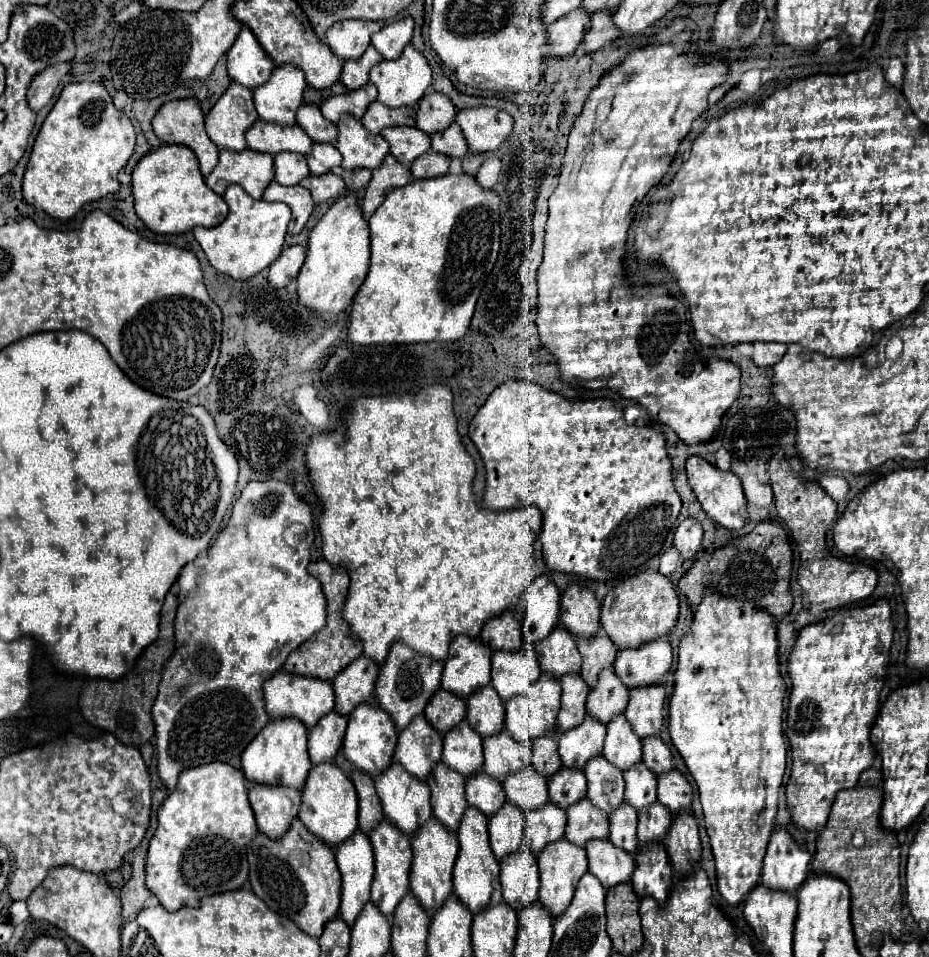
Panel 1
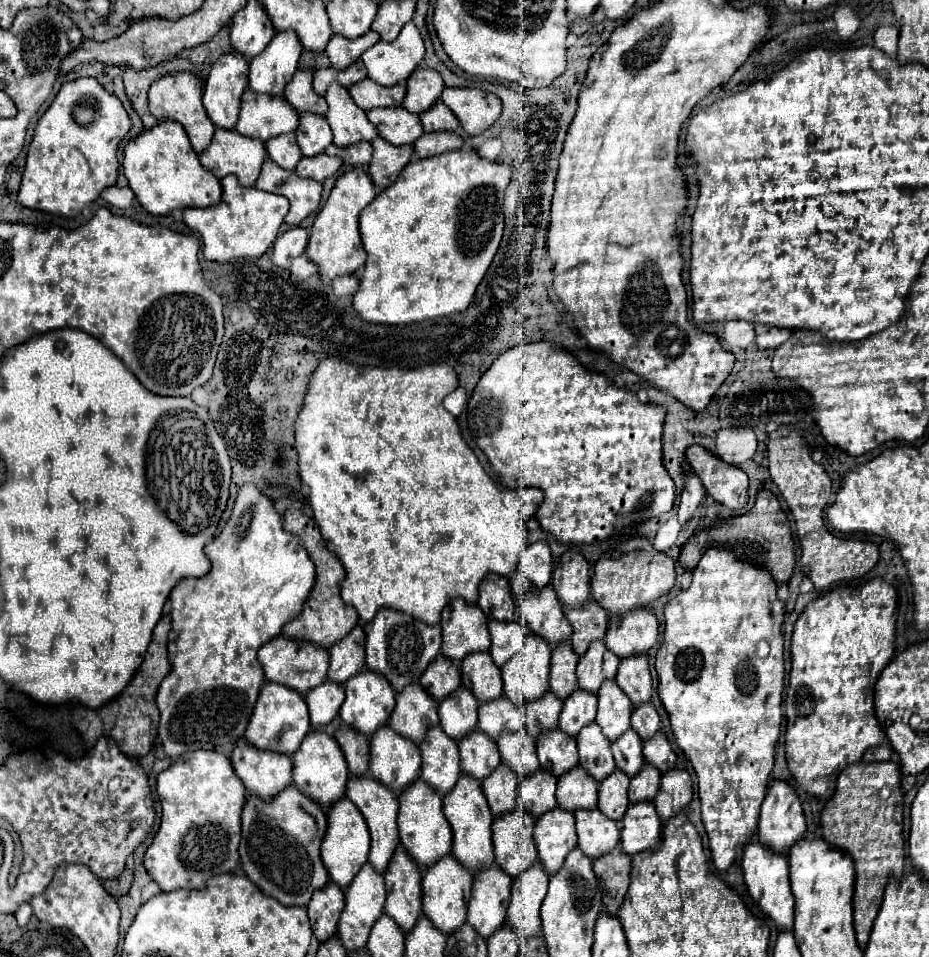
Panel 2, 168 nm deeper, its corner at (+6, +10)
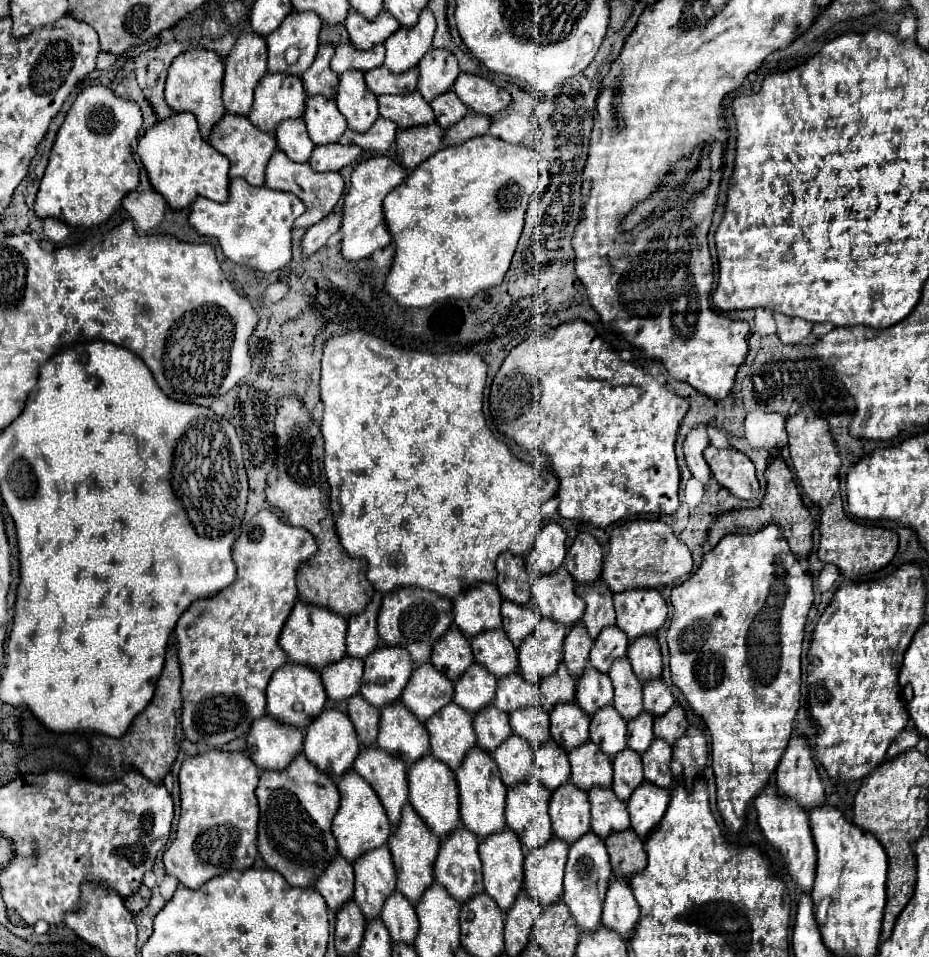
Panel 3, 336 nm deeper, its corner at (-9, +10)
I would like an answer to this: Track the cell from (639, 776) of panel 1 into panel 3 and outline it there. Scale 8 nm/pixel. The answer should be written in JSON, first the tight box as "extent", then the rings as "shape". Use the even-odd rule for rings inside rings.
{"extent":[628,710,654,754],"shape":[[[642,710],[636,718],[632,718],[632,722],[628,722],[628,746],[632,750],[642,754],[652,744],[654,740],[652,724],[654,724],[654,718],[646,710]]]}

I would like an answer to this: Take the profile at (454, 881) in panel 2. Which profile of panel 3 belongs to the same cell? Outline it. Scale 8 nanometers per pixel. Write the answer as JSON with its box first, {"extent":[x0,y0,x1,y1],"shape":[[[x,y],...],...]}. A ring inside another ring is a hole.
{"extent":[434,826,482,902],"shape":[[[458,826],[448,838],[440,842],[440,852],[434,864],[434,880],[446,886],[446,890],[458,902],[466,902],[482,890],[482,862],[478,858],[478,844],[480,842],[476,842],[476,834],[468,834],[464,826]]]}

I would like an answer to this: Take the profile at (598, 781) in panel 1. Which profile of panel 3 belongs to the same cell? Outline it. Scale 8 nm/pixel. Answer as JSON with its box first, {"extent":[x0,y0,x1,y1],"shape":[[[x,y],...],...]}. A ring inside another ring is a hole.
{"extent":[590,706,626,758],"shape":[[[604,706],[604,710],[598,710],[592,716],[590,740],[610,758],[626,748],[626,736],[626,722],[620,718],[620,714],[616,714],[614,706]]]}

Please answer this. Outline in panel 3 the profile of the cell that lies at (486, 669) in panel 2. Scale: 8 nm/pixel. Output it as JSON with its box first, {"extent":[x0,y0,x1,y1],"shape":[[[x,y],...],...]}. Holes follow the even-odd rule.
{"extent":[470,628,518,678],"shape":[[[504,628],[494,630],[492,634],[480,634],[480,638],[470,638],[470,644],[476,662],[484,664],[496,678],[518,670],[518,654],[504,634]]]}

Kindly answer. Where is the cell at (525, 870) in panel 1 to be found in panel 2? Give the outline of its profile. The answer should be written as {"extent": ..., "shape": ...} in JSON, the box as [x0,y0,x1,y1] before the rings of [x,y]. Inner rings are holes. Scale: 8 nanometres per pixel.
{"extent":[493,806,537,878],"shape":[[[521,806],[493,822],[495,864],[511,878],[517,878],[517,874],[525,872],[537,860],[533,826],[533,818]]]}

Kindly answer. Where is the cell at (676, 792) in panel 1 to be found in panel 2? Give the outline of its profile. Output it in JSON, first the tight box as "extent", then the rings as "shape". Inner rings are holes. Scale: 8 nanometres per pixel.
{"extent":[643,732,677,774],"shape":[[[663,732],[655,734],[653,740],[643,744],[643,756],[645,756],[647,764],[655,766],[661,774],[667,774],[669,770],[673,770],[675,760],[677,760],[677,756],[675,756],[673,748],[669,746],[669,742],[667,742]]]}

